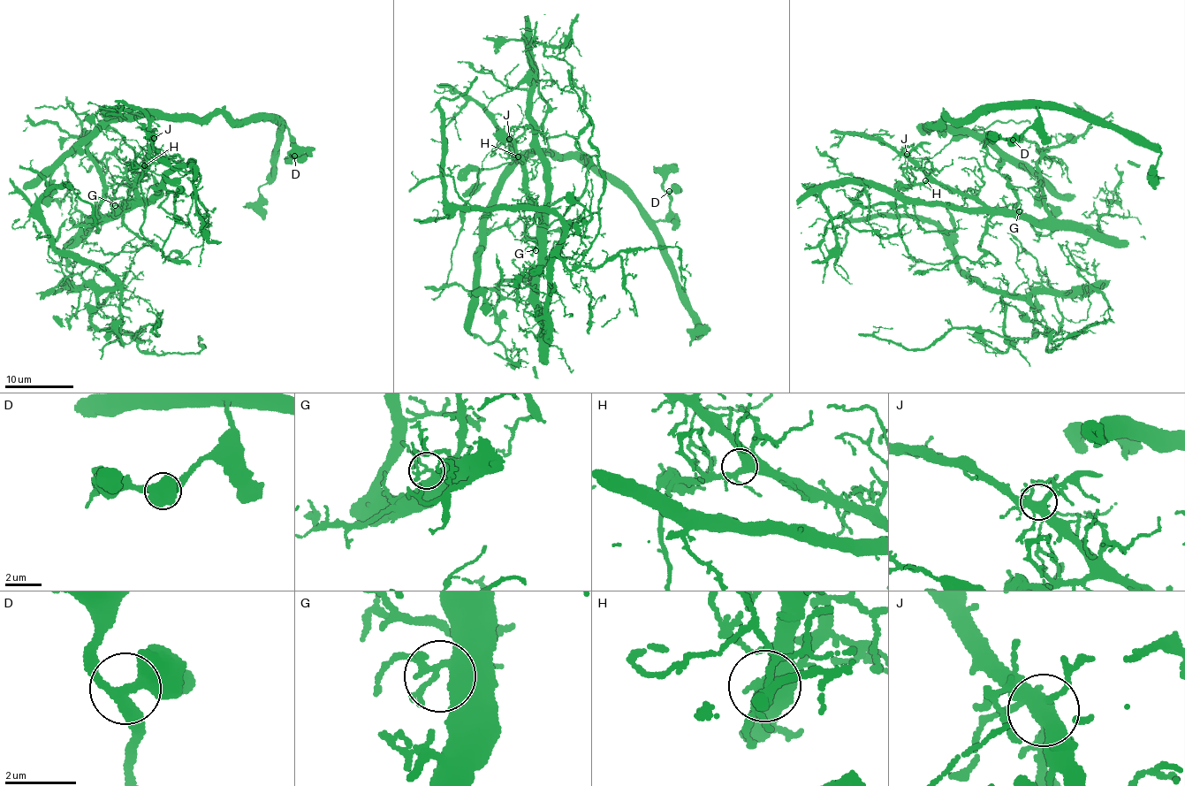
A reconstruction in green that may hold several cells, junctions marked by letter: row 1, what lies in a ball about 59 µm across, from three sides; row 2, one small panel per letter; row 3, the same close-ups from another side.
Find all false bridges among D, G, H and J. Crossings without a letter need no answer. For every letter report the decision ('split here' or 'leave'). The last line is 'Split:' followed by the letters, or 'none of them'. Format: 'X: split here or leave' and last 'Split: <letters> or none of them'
D: leave
G: leave
H: leave
J: leave
Split: none of them

